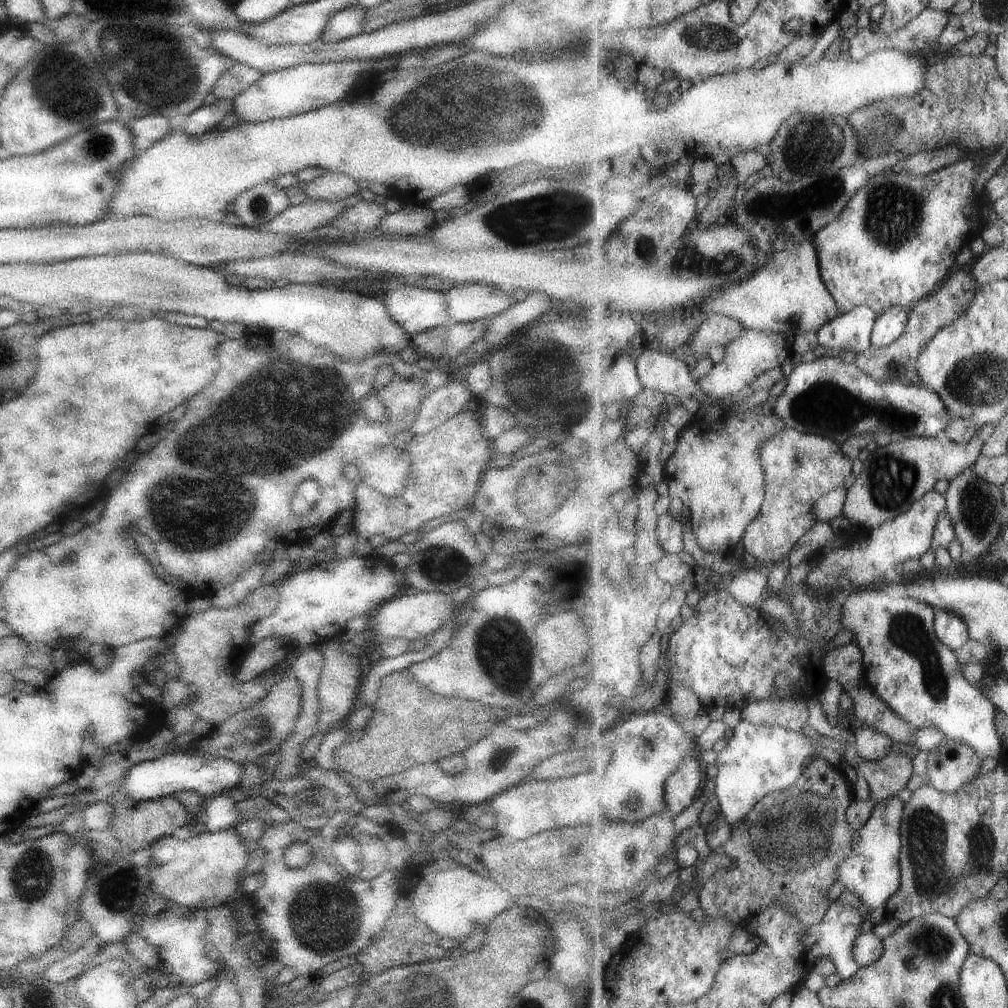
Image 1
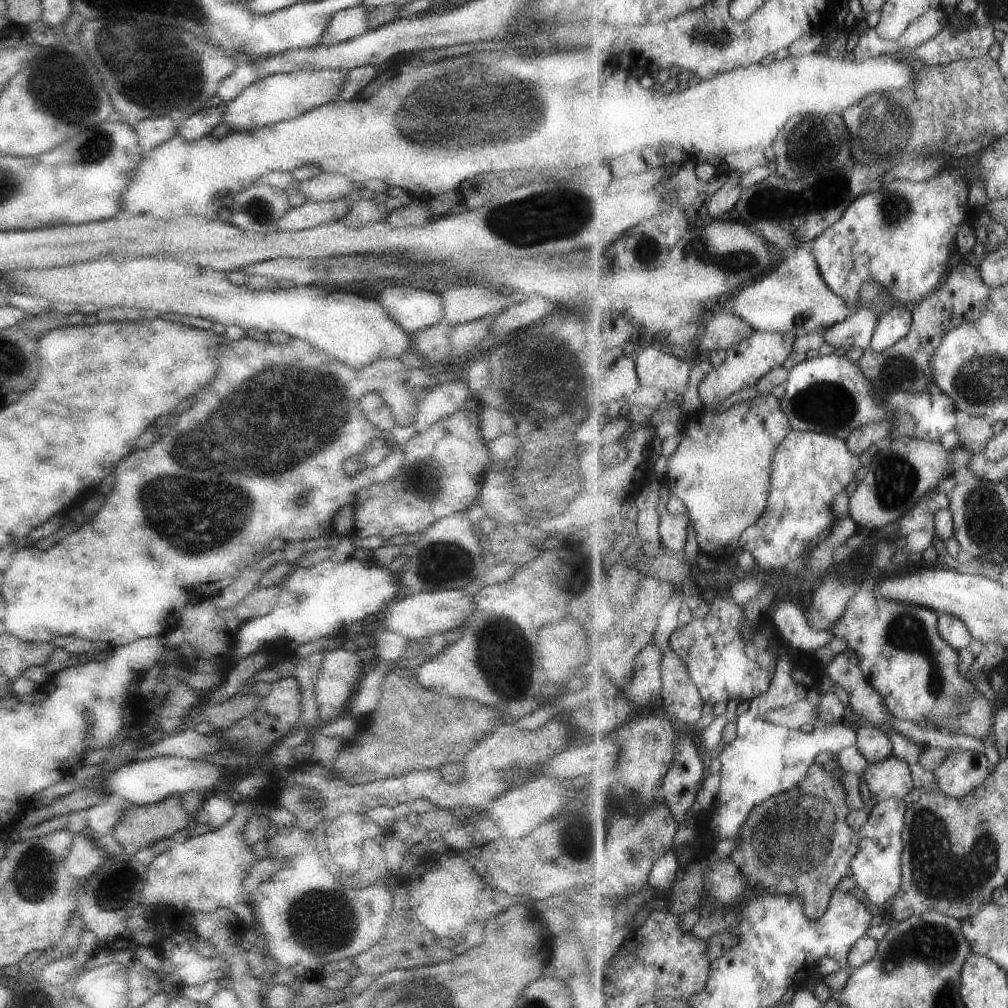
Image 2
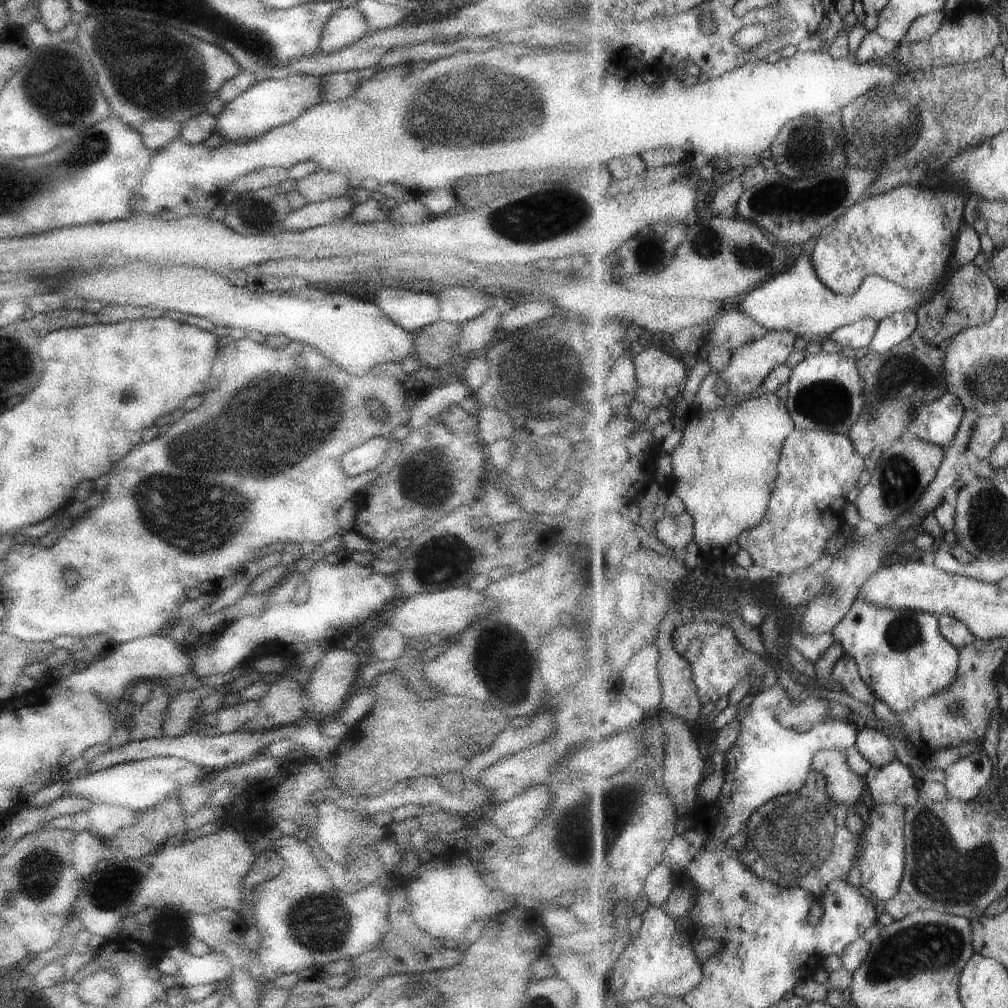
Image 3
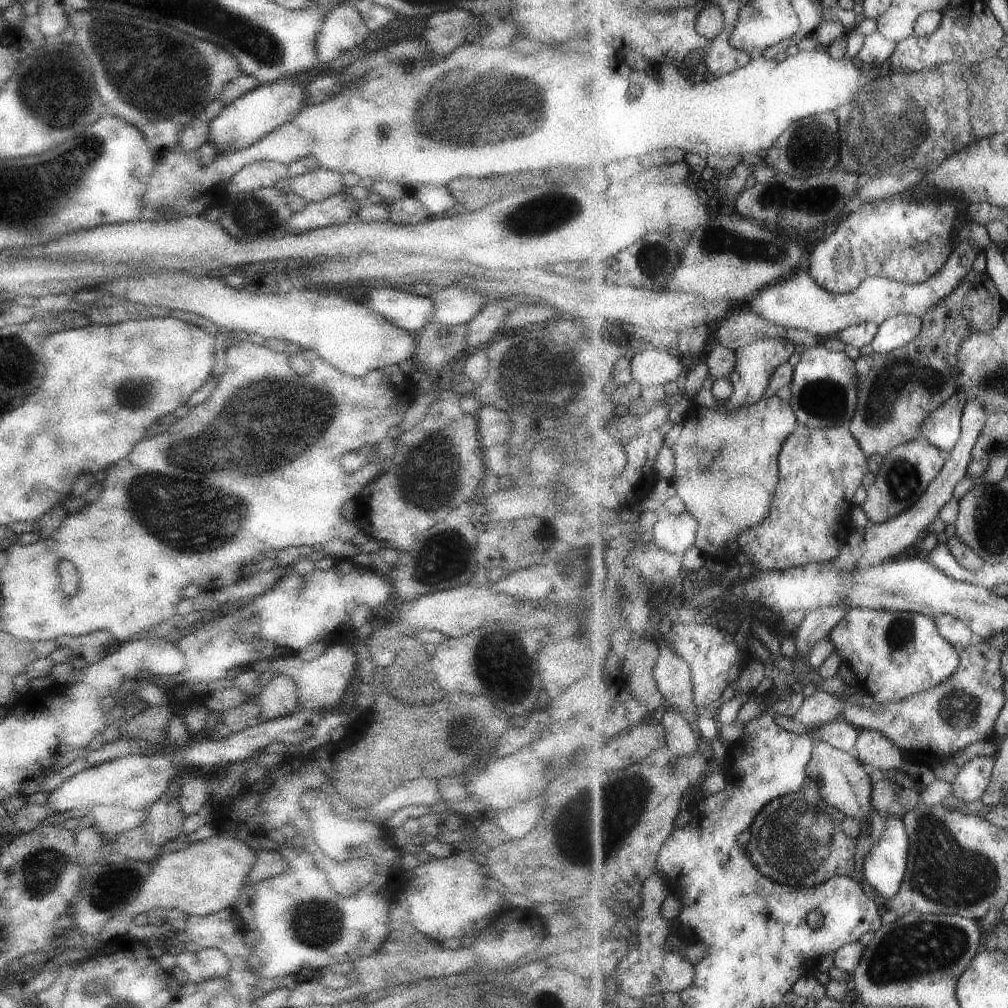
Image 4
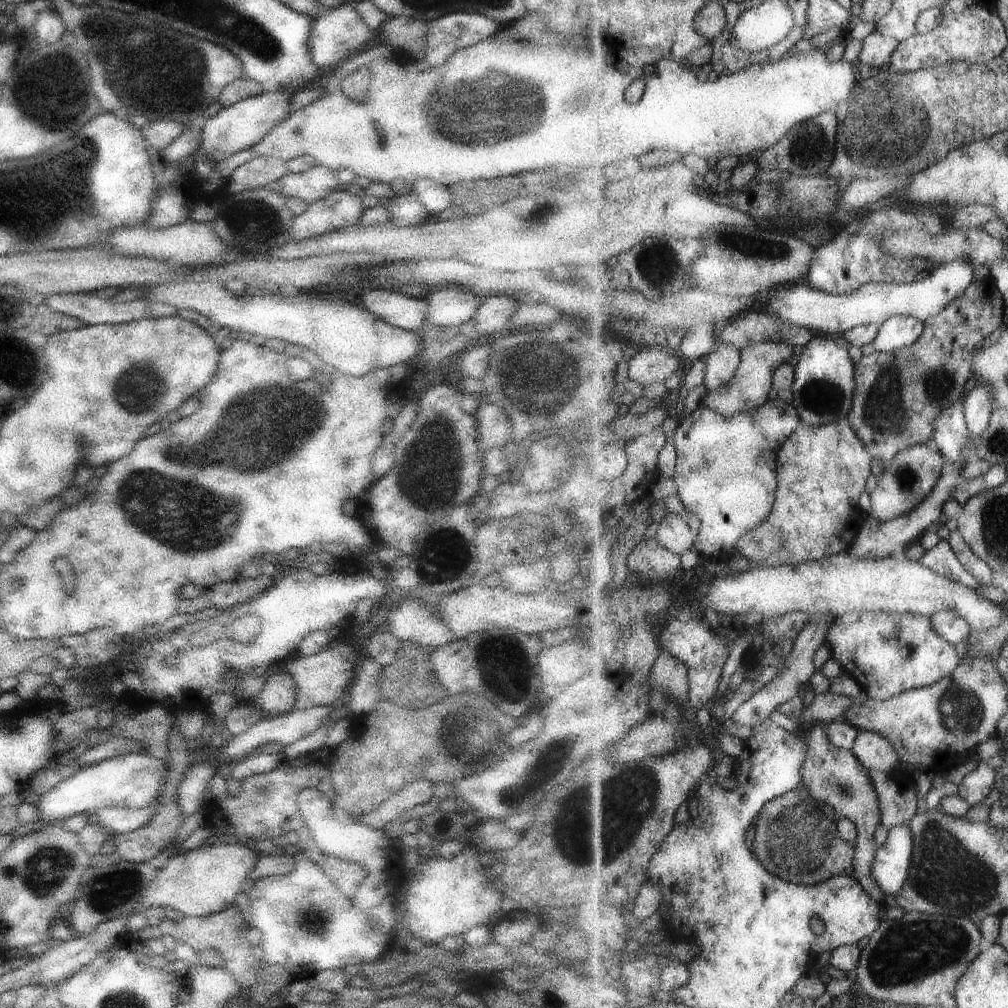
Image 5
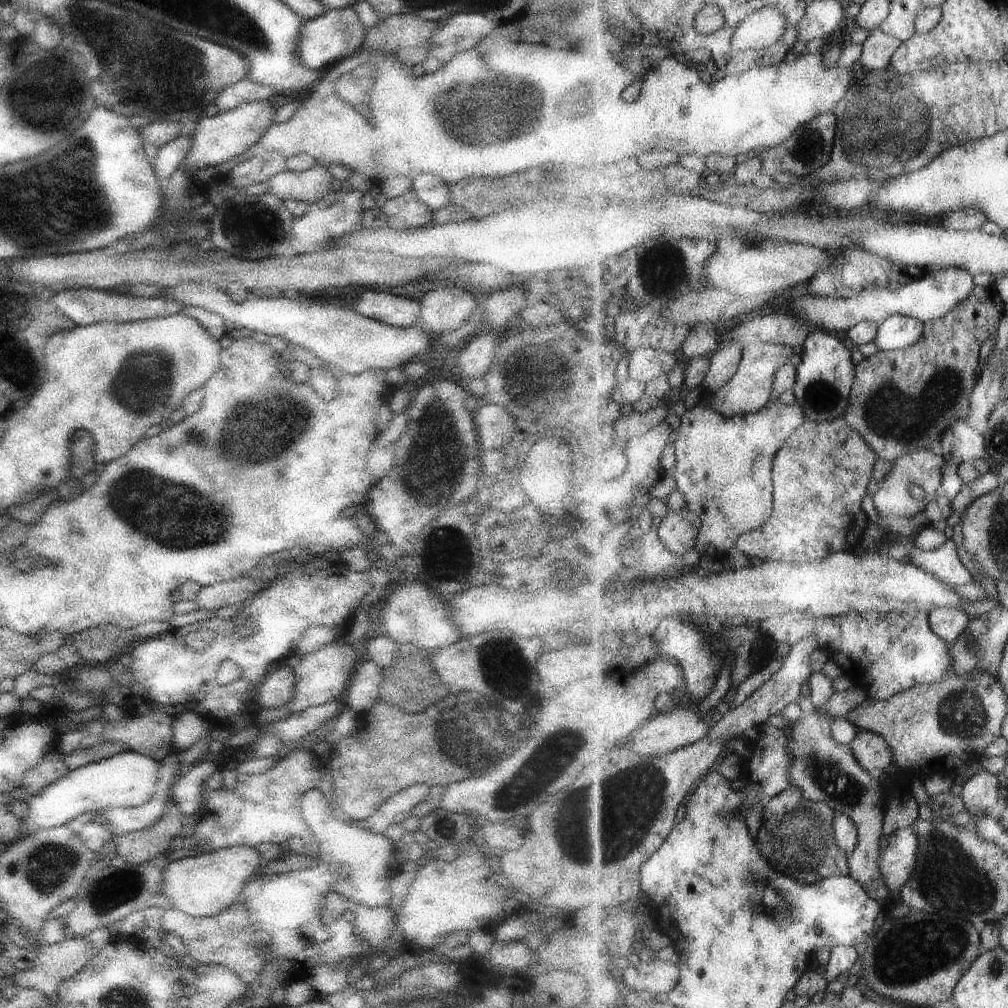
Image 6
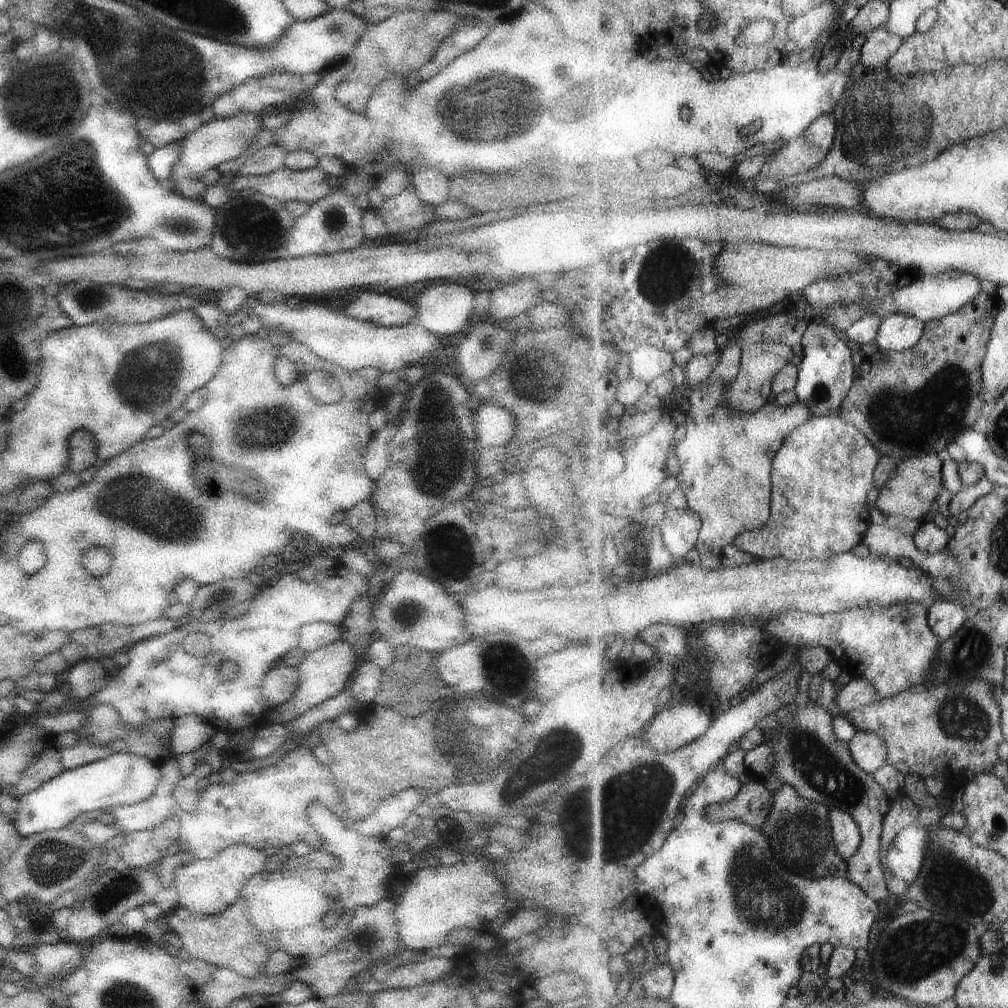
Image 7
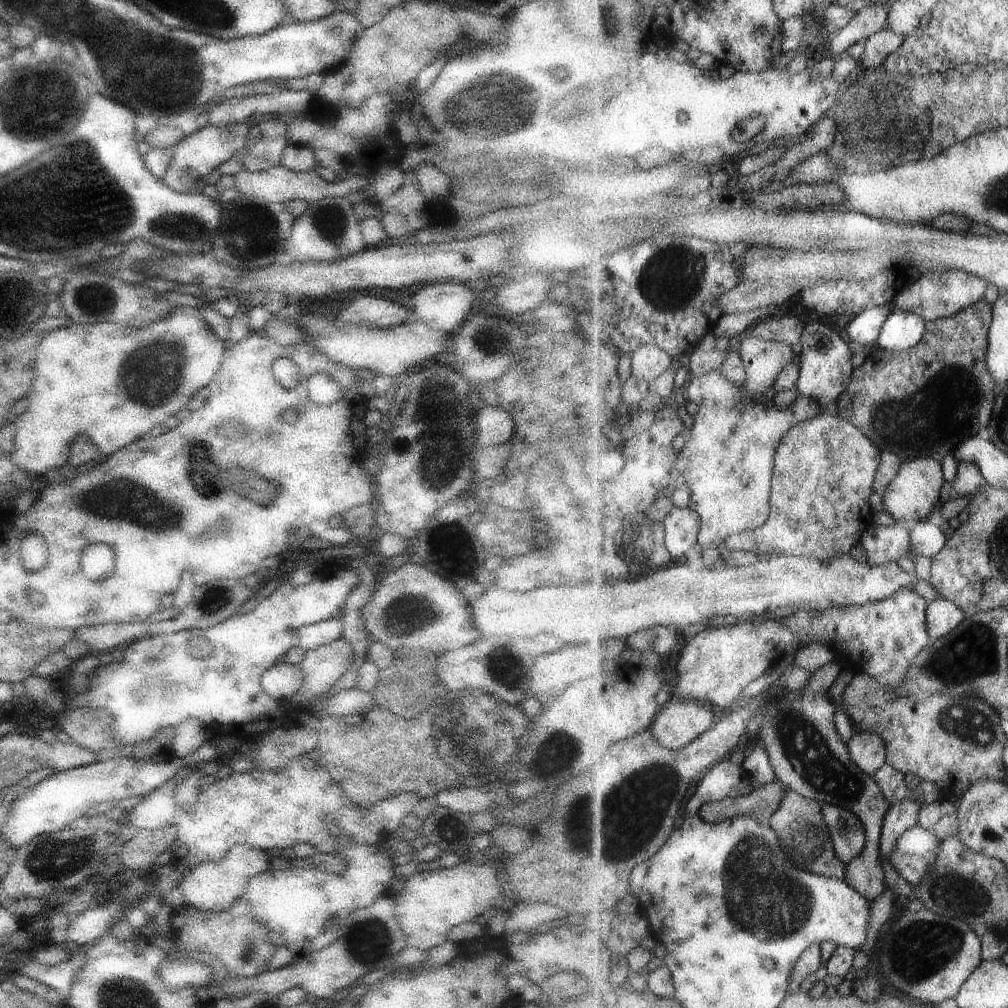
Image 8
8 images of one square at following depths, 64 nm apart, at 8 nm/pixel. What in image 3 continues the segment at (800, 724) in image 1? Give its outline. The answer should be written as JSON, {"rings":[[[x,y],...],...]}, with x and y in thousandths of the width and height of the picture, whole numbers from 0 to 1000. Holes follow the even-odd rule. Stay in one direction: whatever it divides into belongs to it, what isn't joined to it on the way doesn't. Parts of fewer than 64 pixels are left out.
{"rings":[[[805,689],[794,697],[788,698],[785,704],[775,706],[771,710],[771,714],[783,723],[791,722],[793,718],[801,717],[808,721],[817,717],[820,714],[820,710],[824,708],[824,704],[826,704],[824,694]]]}

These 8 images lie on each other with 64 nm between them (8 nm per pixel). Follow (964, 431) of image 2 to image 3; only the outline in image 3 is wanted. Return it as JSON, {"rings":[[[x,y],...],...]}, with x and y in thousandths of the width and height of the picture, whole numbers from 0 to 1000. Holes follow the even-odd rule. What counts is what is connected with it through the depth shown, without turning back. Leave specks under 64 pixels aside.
{"rings":[[[973,413],[965,425],[963,438],[961,438],[961,447],[966,455],[982,456],[985,444],[989,438],[995,437],[997,432],[996,419],[991,413]]]}

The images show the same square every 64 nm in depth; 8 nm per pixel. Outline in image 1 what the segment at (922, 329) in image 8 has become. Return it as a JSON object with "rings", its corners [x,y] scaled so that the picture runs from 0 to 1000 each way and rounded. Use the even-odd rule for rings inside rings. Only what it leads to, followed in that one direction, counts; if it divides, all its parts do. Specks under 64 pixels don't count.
{"rings":[[[886,303],[872,313],[865,329],[865,341],[879,344],[892,337],[901,324],[903,308]]]}

